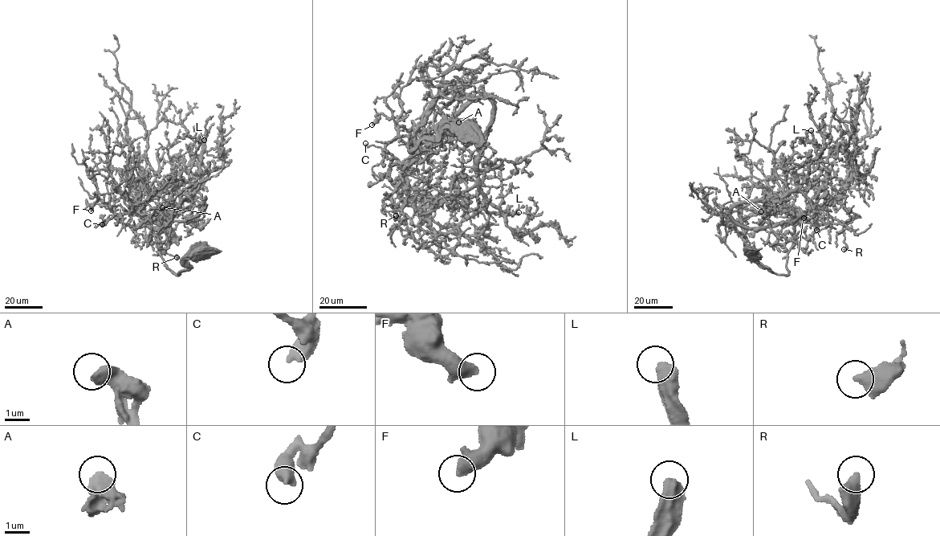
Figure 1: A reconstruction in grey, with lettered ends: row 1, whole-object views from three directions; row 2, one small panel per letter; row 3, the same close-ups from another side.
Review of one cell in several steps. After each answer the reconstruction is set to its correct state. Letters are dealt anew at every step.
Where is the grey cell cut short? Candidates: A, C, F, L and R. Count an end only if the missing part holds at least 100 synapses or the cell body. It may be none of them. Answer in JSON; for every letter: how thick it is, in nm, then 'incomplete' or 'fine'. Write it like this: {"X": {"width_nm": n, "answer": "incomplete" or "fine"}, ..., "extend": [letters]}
{"A": {"width_nm": 600, "answer": "fine"}, "C": {"width_nm": 480, "answer": "fine"}, "F": {"width_nm": 500, "answer": "fine"}, "L": {"width_nm": 500, "answer": "incomplete"}, "R": {"width_nm": 500, "answer": "fine"}, "extend": ["L"]}

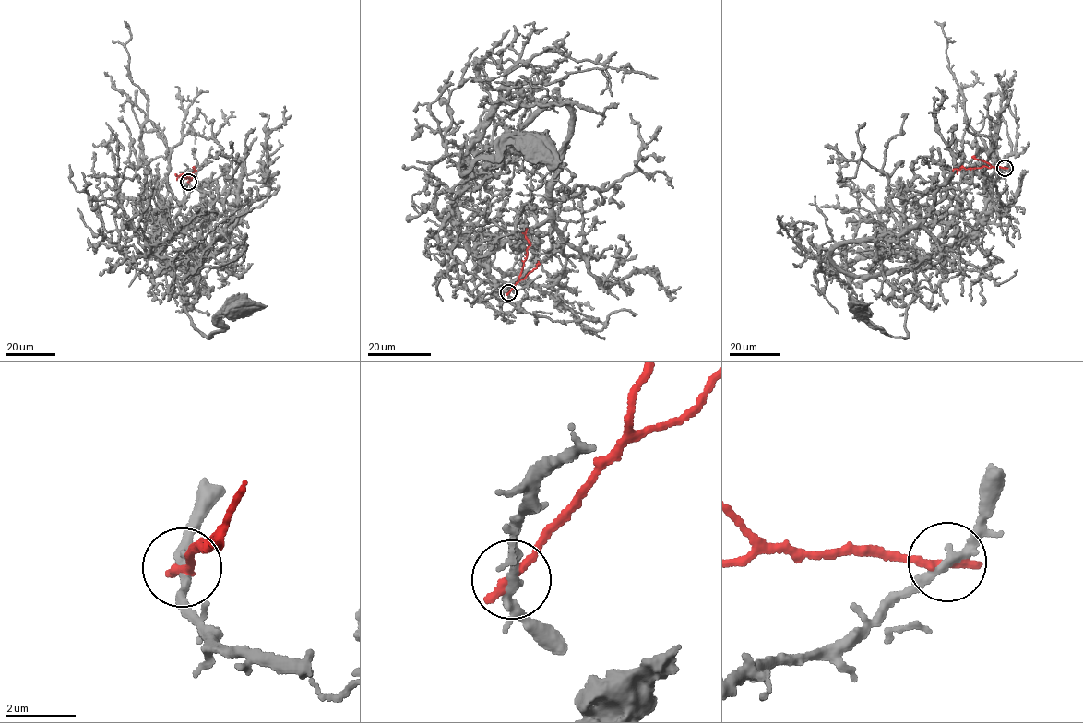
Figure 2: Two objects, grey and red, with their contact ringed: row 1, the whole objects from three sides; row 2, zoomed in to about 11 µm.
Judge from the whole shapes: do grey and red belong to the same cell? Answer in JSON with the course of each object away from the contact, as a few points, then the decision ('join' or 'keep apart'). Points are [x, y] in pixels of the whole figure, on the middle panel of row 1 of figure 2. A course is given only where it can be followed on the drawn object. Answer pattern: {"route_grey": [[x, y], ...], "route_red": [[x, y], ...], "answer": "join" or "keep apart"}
{"route_grey": [[508, 292], [519, 280], [497, 280], [461, 229], [473, 171], [458, 163], [538, 145]], "route_red": [[508, 292], [519, 278], [527, 256], [529, 241], [525, 236], [526, 229]], "answer": "keep apart"}

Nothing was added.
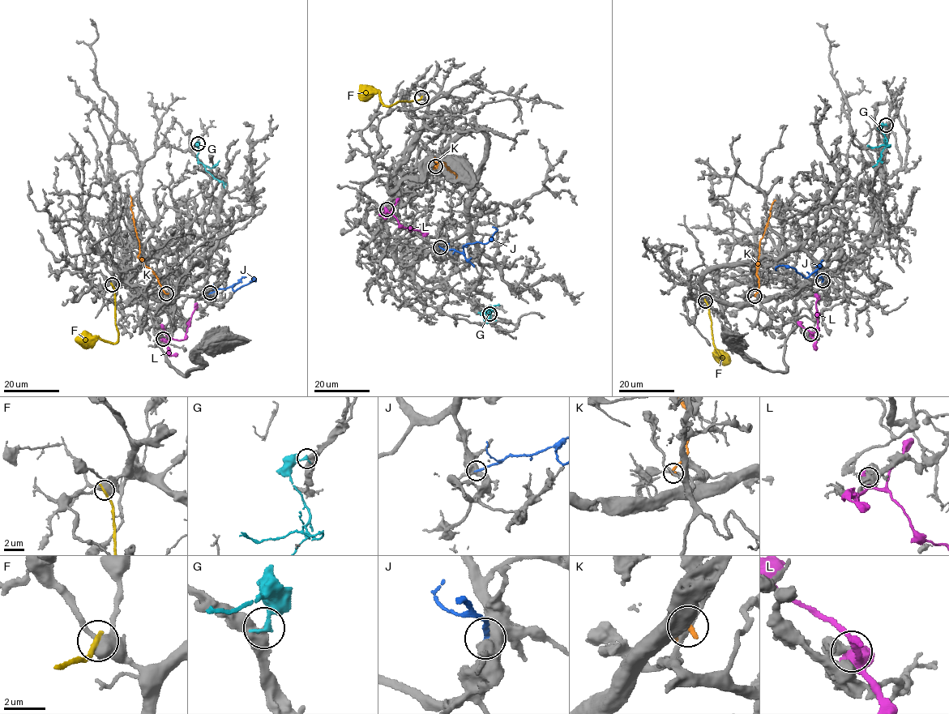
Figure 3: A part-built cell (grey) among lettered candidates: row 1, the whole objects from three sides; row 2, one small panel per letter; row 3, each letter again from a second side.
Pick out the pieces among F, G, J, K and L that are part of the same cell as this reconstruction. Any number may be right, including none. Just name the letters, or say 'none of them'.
none of them

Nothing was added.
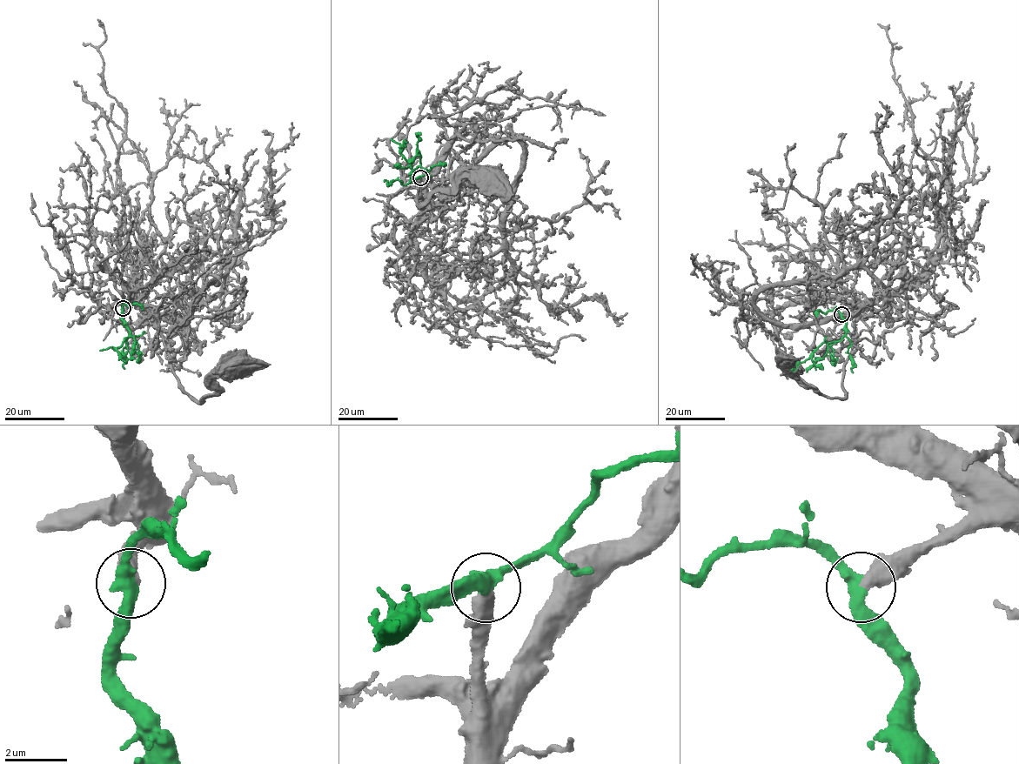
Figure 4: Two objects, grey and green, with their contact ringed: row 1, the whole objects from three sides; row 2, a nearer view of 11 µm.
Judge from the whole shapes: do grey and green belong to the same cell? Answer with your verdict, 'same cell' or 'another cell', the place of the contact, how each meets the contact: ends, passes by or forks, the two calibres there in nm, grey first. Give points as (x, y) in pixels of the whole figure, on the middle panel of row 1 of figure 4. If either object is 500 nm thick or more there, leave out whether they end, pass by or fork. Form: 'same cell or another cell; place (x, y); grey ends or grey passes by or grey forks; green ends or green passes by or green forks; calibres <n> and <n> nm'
same cell; place (420, 177); grey ends; green passes by; calibres 440 and 440 nm

